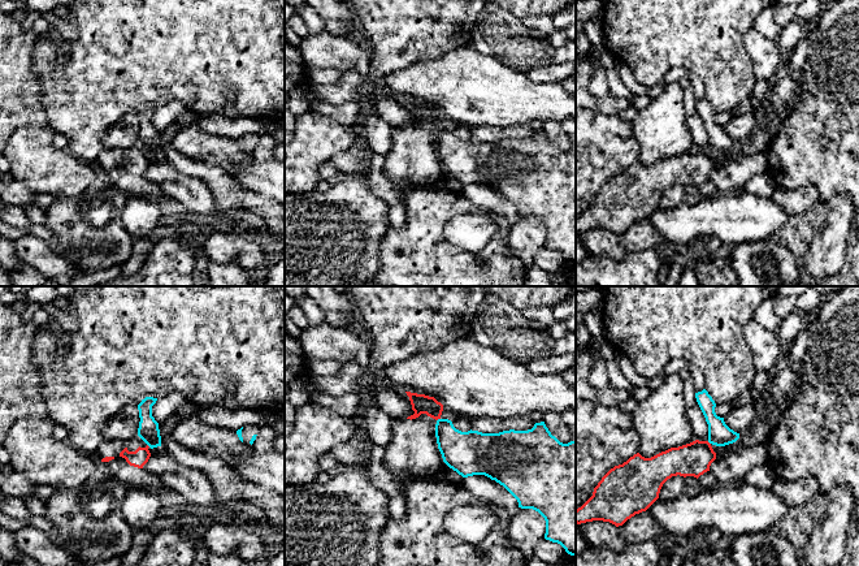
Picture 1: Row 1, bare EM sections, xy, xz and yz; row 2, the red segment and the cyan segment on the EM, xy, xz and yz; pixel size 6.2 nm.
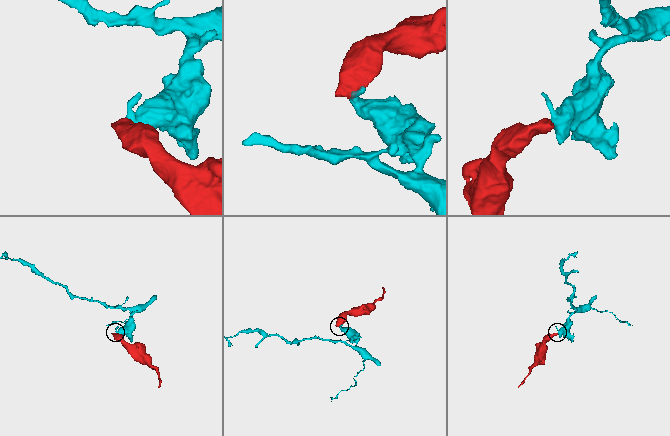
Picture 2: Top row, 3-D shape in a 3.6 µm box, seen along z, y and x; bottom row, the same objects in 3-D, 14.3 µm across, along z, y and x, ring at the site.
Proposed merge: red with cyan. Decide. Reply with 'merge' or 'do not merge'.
do not merge

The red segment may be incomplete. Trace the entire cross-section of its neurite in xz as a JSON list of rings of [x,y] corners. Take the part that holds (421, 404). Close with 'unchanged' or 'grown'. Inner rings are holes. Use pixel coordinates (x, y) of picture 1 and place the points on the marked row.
[[[405,393],[415,414],[392,419],[392,438],[382,461],[382,468],[400,491],[412,481],[438,478],[443,463],[435,437],[435,424],[443,405],[434,397]]] | grown

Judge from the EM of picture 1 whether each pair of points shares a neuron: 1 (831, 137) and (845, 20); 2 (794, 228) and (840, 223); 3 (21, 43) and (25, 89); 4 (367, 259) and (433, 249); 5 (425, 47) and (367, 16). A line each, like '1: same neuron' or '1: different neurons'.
1: same neuron
2: different neurons
3: same neuron
4: different neurons
5: same neuron

